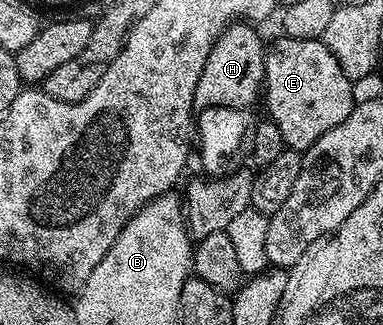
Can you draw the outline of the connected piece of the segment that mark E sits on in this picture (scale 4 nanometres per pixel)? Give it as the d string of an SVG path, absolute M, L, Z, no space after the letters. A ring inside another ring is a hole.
M282 39L275 45L275 50L265 57L265 99L267 95L266 116L281 131L286 148L305 151L325 131L337 127L337 123L345 123L357 104L357 96L351 90L353 81L342 70L337 55L321 39Z

